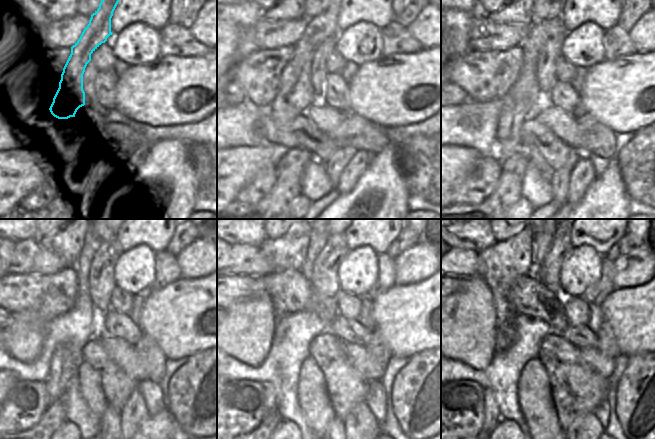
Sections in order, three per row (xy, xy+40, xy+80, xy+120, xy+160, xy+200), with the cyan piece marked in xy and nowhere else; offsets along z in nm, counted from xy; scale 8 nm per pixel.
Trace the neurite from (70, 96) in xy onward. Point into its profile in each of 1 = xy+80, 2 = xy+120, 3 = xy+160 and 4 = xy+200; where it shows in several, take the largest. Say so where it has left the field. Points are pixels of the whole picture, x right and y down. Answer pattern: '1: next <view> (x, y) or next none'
1: next xy+80 (519, 102)
2: next xy+120 (61, 360)
3: next xy+160 (271, 394)
4: next xy+200 (492, 417)

